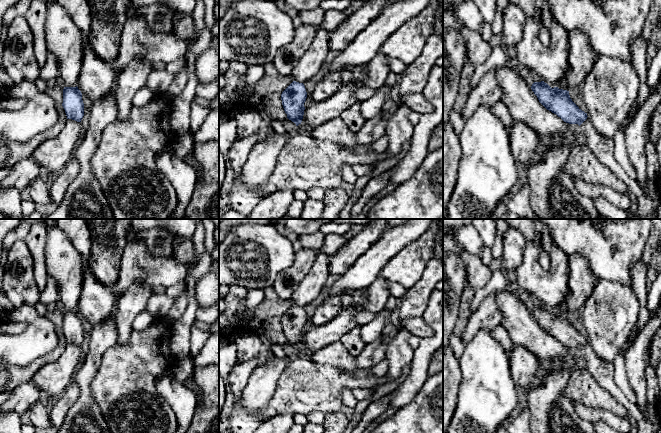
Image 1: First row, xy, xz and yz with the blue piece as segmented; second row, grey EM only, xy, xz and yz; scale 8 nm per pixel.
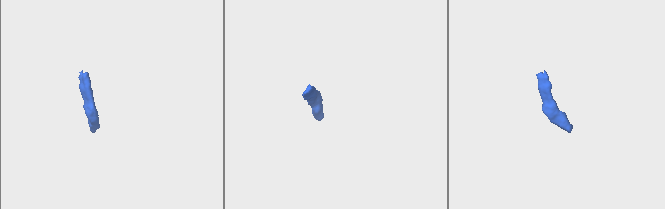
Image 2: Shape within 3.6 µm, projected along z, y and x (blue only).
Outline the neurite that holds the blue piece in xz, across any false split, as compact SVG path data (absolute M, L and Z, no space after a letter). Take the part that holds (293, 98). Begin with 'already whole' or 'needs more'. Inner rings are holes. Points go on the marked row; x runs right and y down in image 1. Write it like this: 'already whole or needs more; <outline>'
already whole; M293 81L281 94L282 105L287 118L296 126L301 124L307 92L303 83Z

